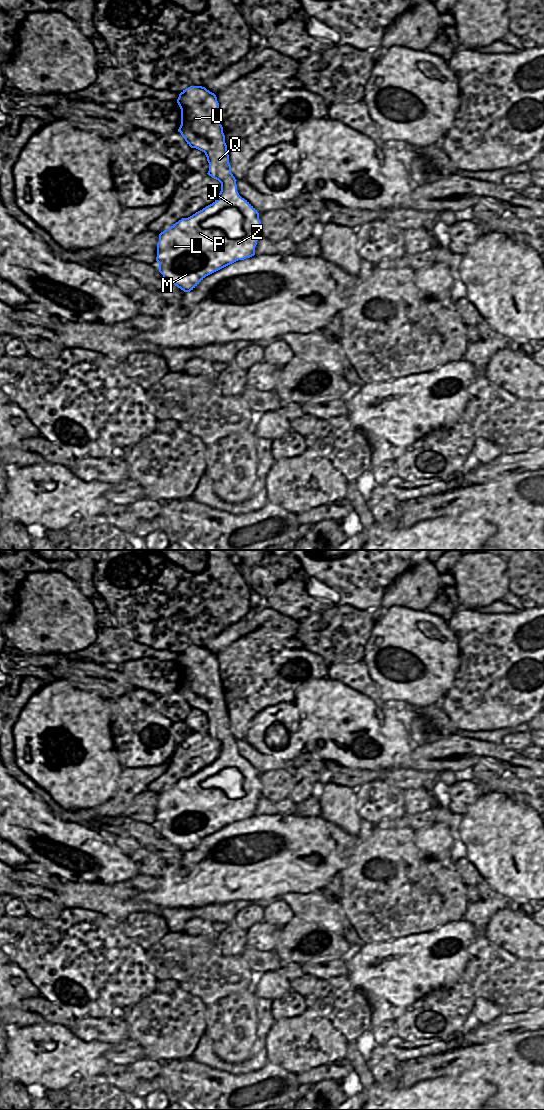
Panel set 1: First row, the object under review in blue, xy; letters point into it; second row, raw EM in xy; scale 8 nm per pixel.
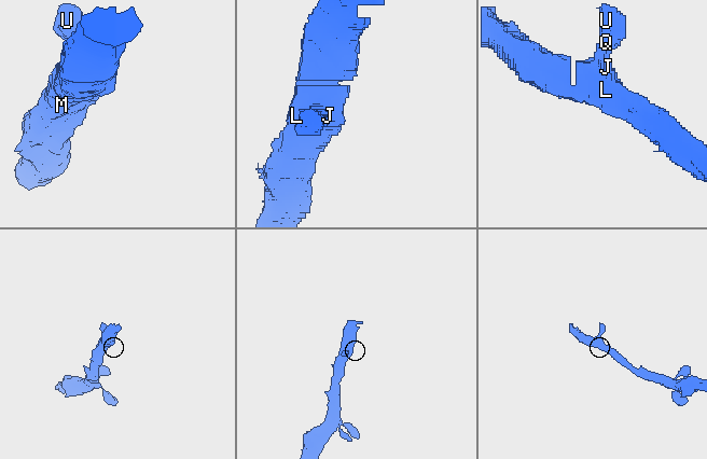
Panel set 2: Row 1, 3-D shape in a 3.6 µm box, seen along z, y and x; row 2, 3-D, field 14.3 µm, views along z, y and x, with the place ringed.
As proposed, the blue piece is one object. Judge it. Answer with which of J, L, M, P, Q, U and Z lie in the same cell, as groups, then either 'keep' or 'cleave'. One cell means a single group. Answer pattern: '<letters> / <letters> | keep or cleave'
J L M P Q U Z | keep

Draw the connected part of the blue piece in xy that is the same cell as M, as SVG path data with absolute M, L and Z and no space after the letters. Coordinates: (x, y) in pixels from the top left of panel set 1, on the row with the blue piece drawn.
M190 86L179 94L177 103L181 109L178 132L191 148L205 153L209 163L207 174L221 183L219 197L212 204L188 218L182 218L159 234L156 257L159 272L184 292L190 292L206 276L238 260L254 256L261 237L261 221L257 210L237 191L216 95L205 87Z

